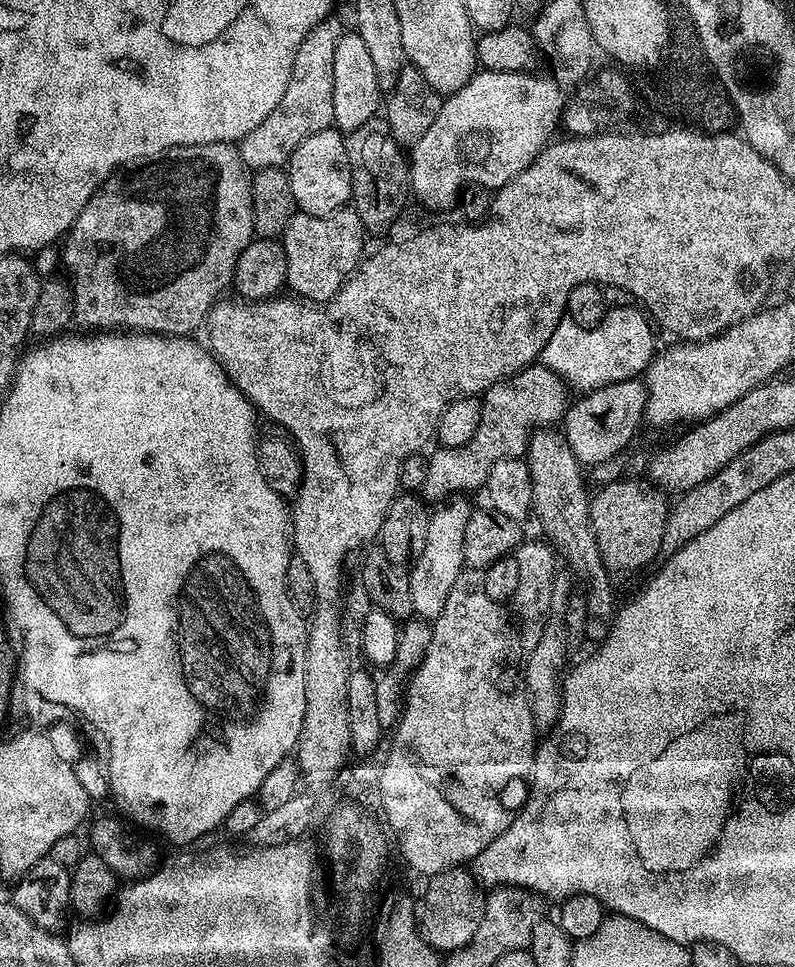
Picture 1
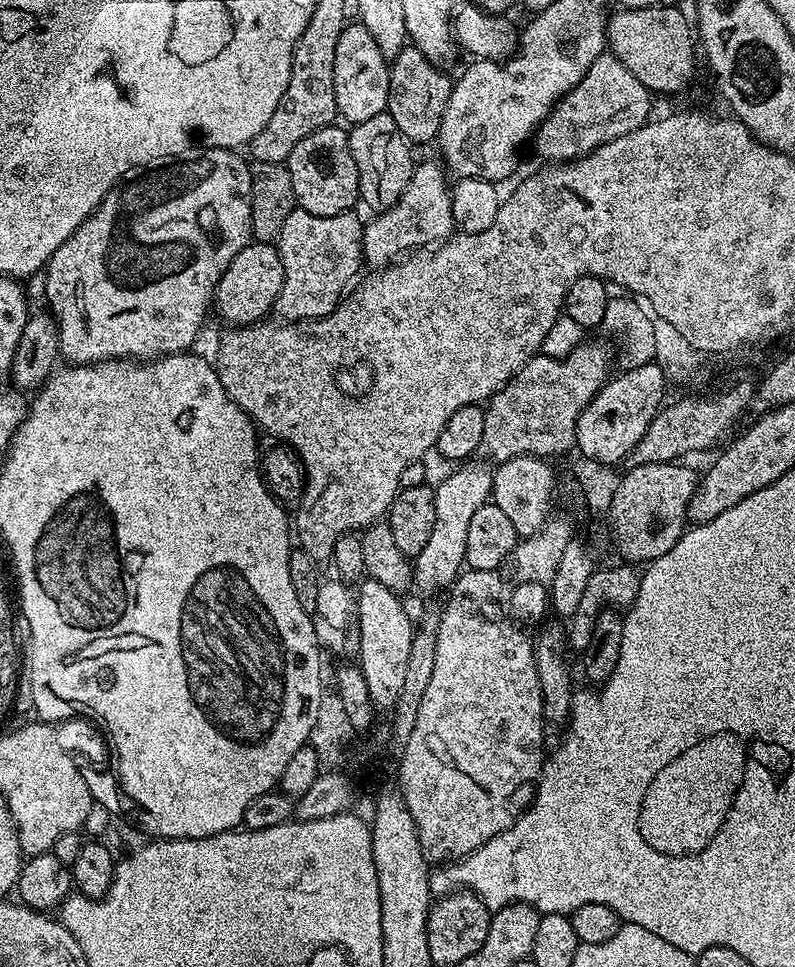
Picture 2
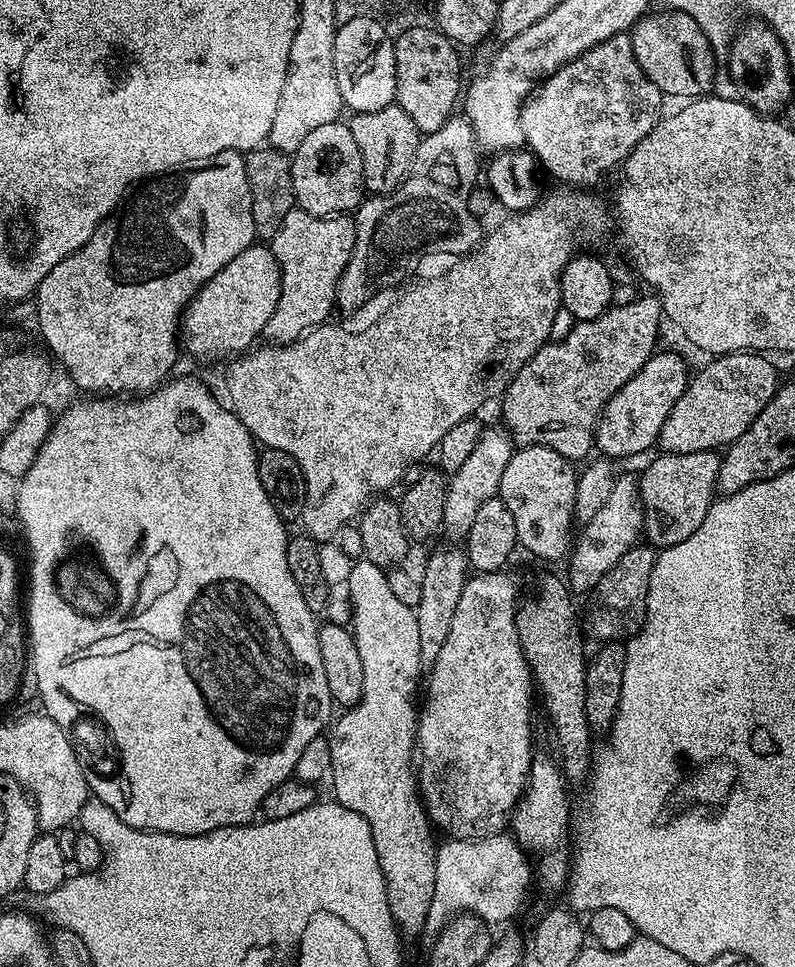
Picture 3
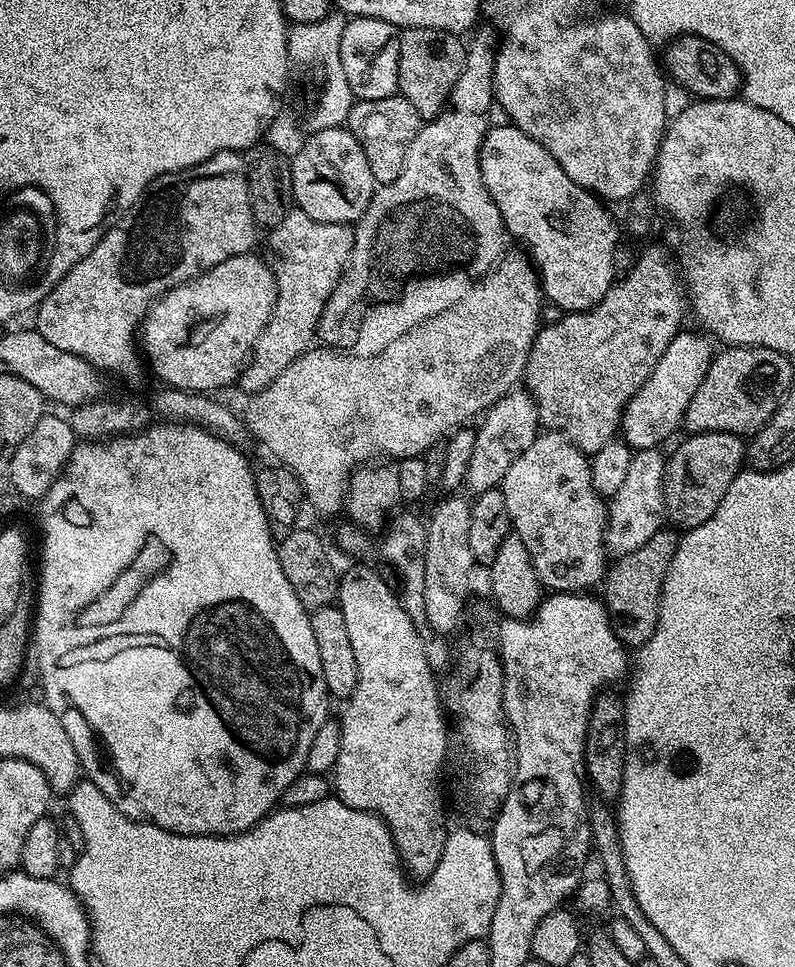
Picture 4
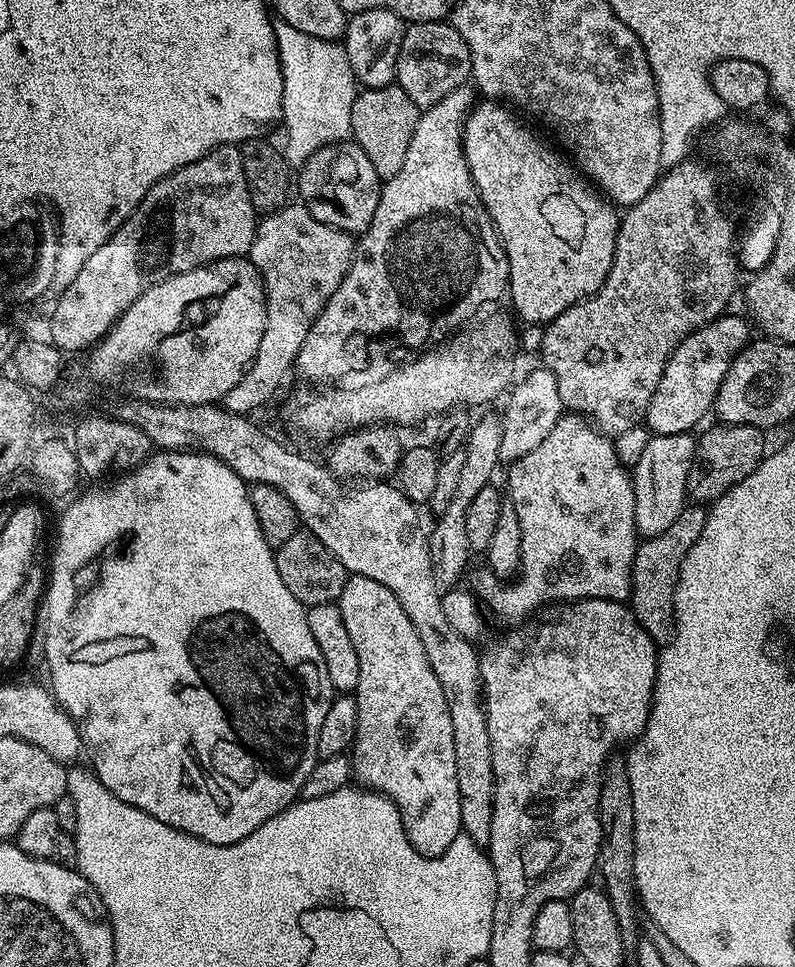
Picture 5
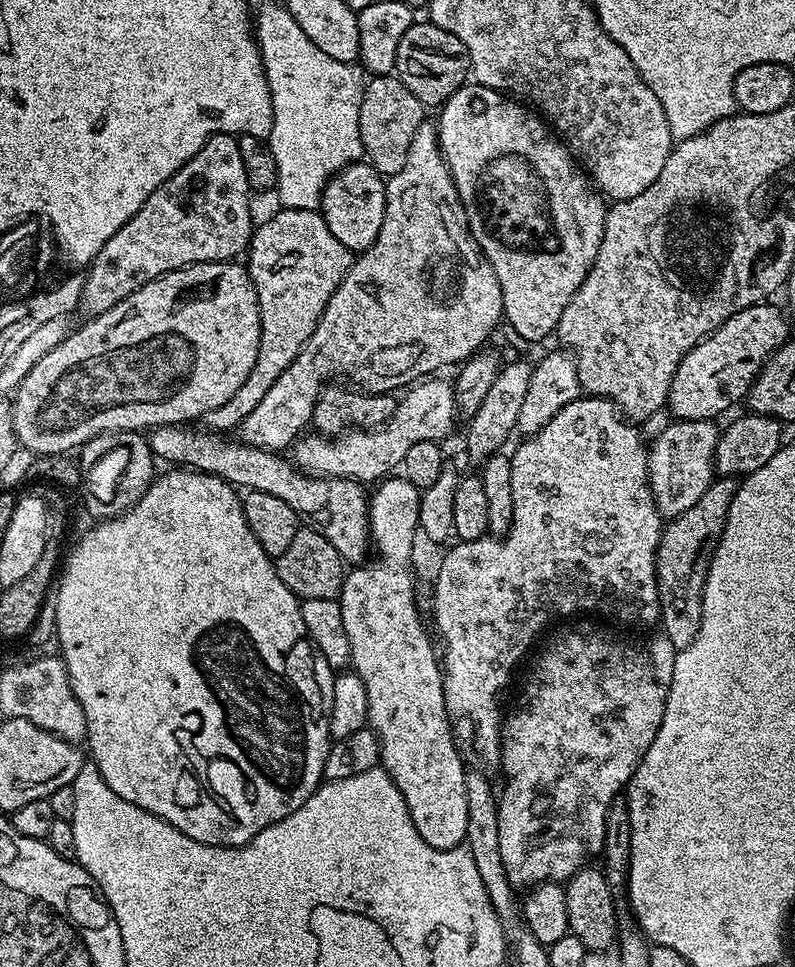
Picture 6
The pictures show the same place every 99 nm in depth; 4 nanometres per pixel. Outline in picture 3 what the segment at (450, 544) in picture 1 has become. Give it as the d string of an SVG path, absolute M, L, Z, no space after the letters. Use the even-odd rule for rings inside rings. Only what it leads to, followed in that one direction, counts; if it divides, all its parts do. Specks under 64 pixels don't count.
M485 427L478 446L474 446L474 450L470 453L470 458L466 458L466 463L458 466L458 470L451 473L450 479L447 481L442 527L445 533L448 531L452 536L467 537L470 526L482 507L482 502L499 497L502 474L506 471L506 462L510 462L513 451L512 437L503 427Z

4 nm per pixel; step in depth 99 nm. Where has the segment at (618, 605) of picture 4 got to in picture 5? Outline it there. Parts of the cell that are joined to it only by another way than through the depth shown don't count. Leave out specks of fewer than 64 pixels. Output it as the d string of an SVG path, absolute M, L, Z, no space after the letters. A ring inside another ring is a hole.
M686 506L682 514L678 514L674 526L662 530L662 534L649 536L637 543L632 563L630 607L636 620L646 630L646 634L650 634L650 638L656 641L657 645L663 646L672 638L676 626L672 603L676 593L676 583L680 577L680 567L690 546L694 546L698 534L702 534L702 526L706 526L707 517L707 511L703 507Z

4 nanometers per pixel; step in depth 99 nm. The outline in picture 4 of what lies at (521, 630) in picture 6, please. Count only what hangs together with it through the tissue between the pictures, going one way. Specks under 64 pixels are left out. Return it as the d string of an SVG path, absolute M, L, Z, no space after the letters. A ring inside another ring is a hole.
M541 431L526 450L506 470L503 489L506 498L506 510L512 519L512 532L530 550L534 570L541 585L552 592L579 592L592 590L606 575L606 549L604 546L604 528L608 524L608 509L605 497L599 495L591 480L589 457L578 446L574 446L561 432Z

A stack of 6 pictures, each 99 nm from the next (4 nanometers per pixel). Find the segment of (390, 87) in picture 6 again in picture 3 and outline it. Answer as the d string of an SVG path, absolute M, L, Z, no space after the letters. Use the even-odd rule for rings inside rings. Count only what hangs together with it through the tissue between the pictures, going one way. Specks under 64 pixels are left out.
M395 102L382 110L355 113L351 119L350 127L354 134L354 142L358 142L358 150L362 154L365 189L372 194L393 192L410 170L422 133L414 126L414 122L410 122L406 110L402 110Z

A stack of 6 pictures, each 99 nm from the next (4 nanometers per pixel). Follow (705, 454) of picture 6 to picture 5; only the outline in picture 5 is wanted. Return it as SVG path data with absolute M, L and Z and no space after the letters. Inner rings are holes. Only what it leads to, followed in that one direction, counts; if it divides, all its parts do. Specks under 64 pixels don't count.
M687 432L652 436L646 450L642 451L642 458L638 459L636 466L631 469L634 486L634 522L641 537L662 534L662 530L674 526L678 514L682 514L689 499L688 474L694 467L696 442L697 437Z

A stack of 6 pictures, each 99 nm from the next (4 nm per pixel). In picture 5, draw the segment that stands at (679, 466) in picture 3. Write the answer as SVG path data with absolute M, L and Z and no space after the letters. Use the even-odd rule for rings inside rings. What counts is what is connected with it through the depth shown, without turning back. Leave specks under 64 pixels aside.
M717 423L715 427L699 433L696 442L695 467L688 474L688 494L696 502L715 502L722 494L726 494L726 490L730 490L730 486L738 486L746 474L754 474L766 455L765 433L761 429L745 424Z

